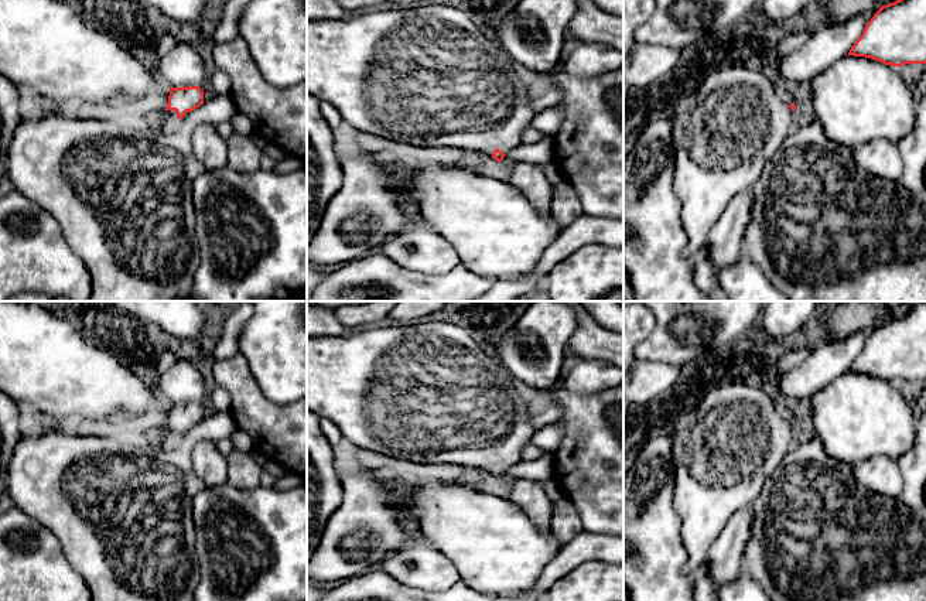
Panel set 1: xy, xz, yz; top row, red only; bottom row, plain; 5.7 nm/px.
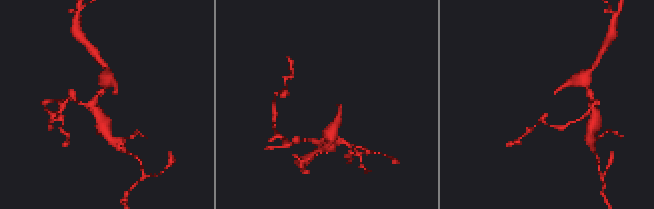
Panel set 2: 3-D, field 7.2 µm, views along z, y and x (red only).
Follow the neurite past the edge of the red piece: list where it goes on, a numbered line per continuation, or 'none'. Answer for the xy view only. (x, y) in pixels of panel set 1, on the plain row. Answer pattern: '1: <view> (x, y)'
1: xy (164, 436)

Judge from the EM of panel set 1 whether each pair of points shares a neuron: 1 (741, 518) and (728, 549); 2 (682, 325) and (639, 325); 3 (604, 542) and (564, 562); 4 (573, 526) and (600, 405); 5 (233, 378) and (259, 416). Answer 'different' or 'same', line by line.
1: same
2: different
3: same
4: different
5: same

